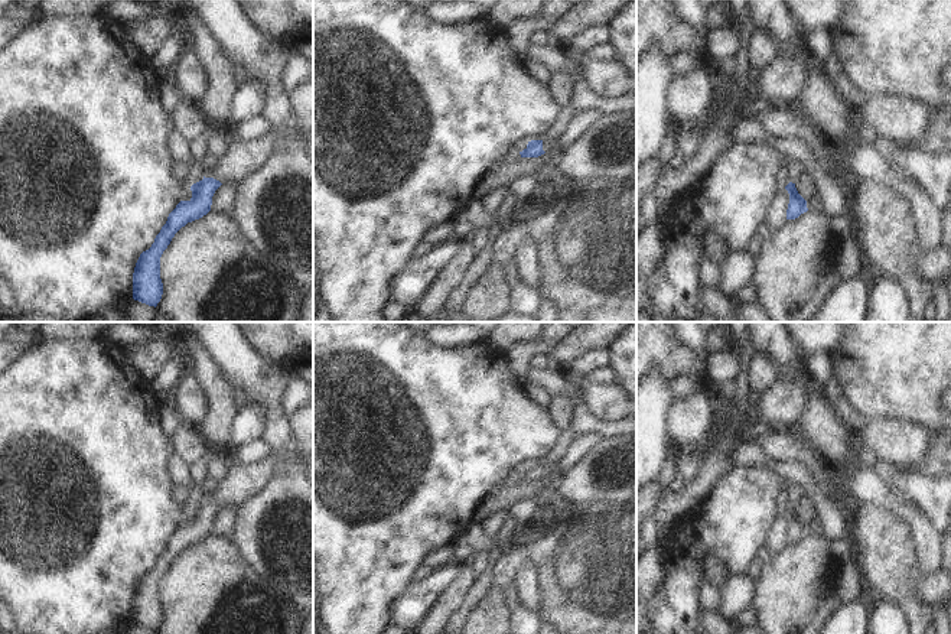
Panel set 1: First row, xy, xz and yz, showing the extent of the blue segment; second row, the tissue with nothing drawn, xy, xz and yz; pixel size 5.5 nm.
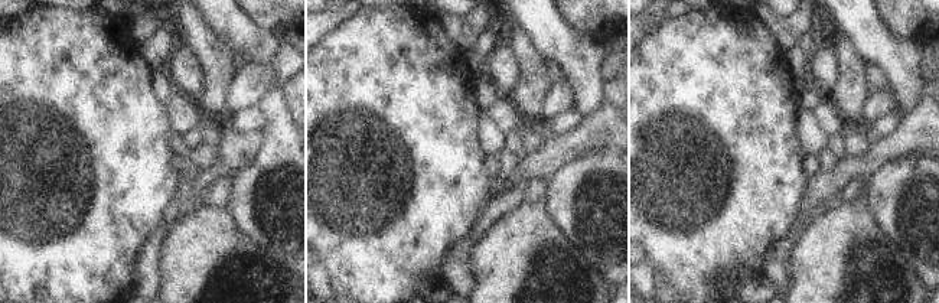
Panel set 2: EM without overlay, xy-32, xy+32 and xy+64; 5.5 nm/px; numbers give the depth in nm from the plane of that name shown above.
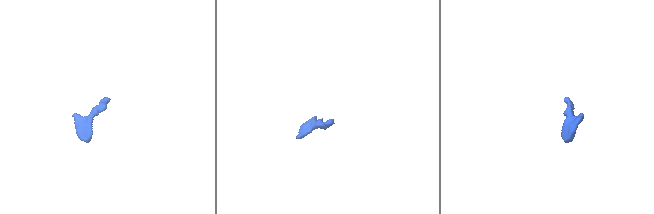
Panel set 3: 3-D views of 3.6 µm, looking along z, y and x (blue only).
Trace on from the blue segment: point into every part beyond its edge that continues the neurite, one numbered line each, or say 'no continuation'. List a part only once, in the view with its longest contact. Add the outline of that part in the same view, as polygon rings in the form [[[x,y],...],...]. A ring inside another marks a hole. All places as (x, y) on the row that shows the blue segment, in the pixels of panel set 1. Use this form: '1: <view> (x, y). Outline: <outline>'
1: xz (580, 120). Outline: [[[587,108],[573,114],[566,130],[553,140],[543,140],[543,150],[566,150],[579,136],[582,136],[587,127],[590,127],[602,113],[596,108]]]

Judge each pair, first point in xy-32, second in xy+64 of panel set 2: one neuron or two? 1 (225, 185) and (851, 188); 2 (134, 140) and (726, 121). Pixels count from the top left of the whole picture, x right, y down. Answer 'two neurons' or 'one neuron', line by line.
1: one neuron
2: one neuron

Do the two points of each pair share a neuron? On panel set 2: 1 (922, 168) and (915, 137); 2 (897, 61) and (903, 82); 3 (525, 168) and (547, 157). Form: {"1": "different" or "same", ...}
{"1": "different", "2": "same", "3": "same"}

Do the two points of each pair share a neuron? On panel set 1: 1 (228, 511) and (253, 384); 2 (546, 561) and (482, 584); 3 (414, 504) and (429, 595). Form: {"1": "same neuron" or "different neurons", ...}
{"1": "different neurons", "2": "different neurons", "3": "different neurons"}

